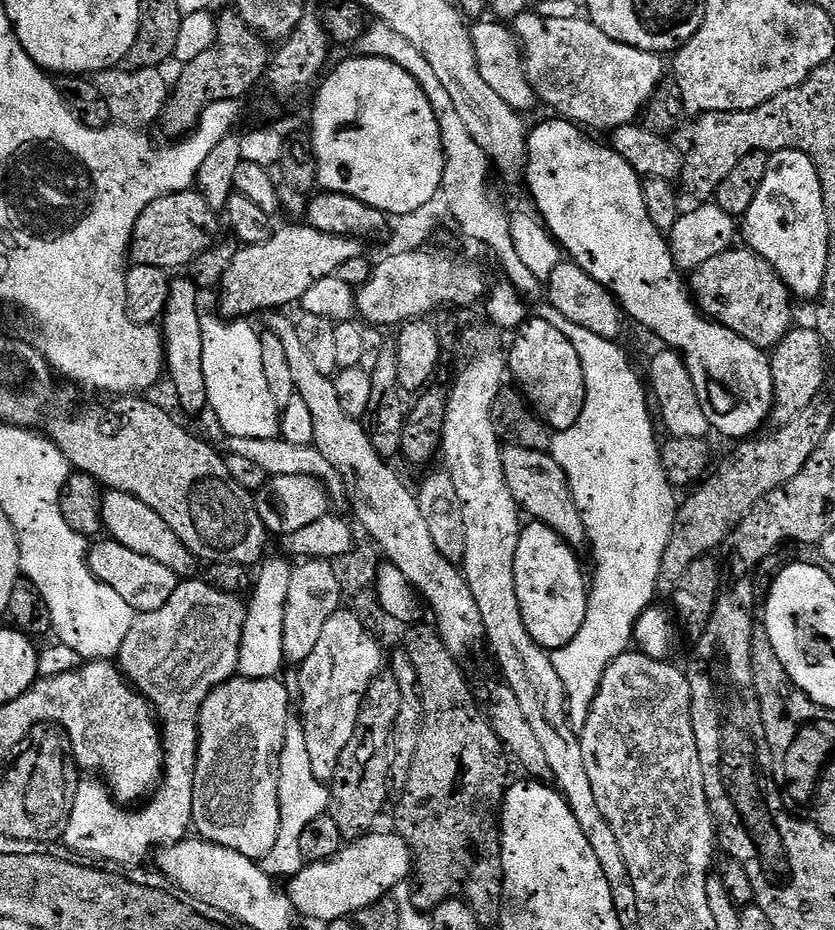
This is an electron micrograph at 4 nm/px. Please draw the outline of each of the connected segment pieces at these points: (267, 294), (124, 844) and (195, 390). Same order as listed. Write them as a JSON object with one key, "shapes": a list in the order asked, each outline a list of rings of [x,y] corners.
{"shapes":[[[[301,226],[301,228],[280,228],[269,235],[266,242],[261,244],[246,244],[237,247],[234,258],[220,280],[218,295],[220,295],[221,317],[228,320],[242,320],[252,318],[255,312],[267,313],[269,310],[287,309],[287,304],[299,305],[303,301],[306,290],[315,280],[327,276],[335,276],[338,266],[344,265],[349,258],[358,258],[362,255],[361,241],[347,236],[322,234],[322,230]]],[[[188,578],[177,586],[166,606],[137,615],[130,634],[126,634],[126,642],[122,642],[118,667],[136,691],[148,699],[156,714],[164,741],[164,775],[155,791],[139,806],[116,803],[112,793],[99,779],[81,779],[76,791],[72,793],[72,813],[68,816],[68,825],[64,831],[64,847],[73,848],[87,856],[95,856],[100,862],[136,866],[148,855],[151,857],[154,850],[176,844],[189,835],[193,827],[192,807],[194,774],[198,766],[200,745],[200,711],[214,689],[237,675],[238,650],[242,646],[242,626],[247,613],[248,609],[241,597],[214,590],[207,579]]],[[[190,278],[172,280],[170,298],[166,298],[166,310],[162,317],[164,359],[166,376],[172,379],[176,400],[188,416],[196,416],[208,408],[206,380],[202,374],[202,311],[200,312],[200,289]]]]}

